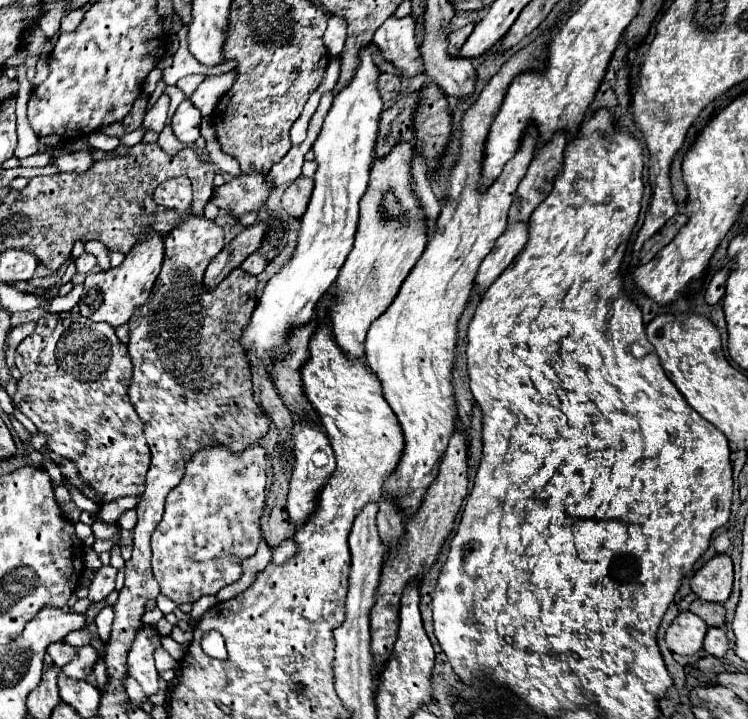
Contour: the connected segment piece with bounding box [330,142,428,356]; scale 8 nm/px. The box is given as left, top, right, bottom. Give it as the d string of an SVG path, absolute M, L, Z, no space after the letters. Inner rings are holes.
M410 142L394 144L386 156L372 164L370 182L360 200L356 242L336 280L334 304L330 308L334 338L348 356L364 356L364 336L368 332L368 324L372 324L372 320L388 308L404 282L404 276L408 276L412 264L420 258L420 252L424 252L424 244L428 244L428 220L414 190L412 156L414 148ZM388 192L394 194L400 204L402 212L398 216L388 216L384 210L384 196Z

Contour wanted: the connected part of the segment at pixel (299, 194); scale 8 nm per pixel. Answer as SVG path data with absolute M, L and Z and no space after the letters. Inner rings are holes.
M300 176L286 188L286 192L282 194L282 206L290 216L300 218L304 214L304 208L308 206L308 200L312 194L312 184L314 184L312 178Z

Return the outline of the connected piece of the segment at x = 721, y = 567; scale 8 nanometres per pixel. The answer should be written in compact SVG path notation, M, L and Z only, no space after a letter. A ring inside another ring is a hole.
M716 554L712 560L708 560L696 576L692 576L690 586L692 592L698 594L698 598L708 602L726 602L732 590L732 560L728 554Z

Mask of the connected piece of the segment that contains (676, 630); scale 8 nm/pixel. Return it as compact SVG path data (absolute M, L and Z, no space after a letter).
M682 610L666 630L666 644L676 654L682 656L696 654L702 648L706 630L708 626L702 618L688 610Z

